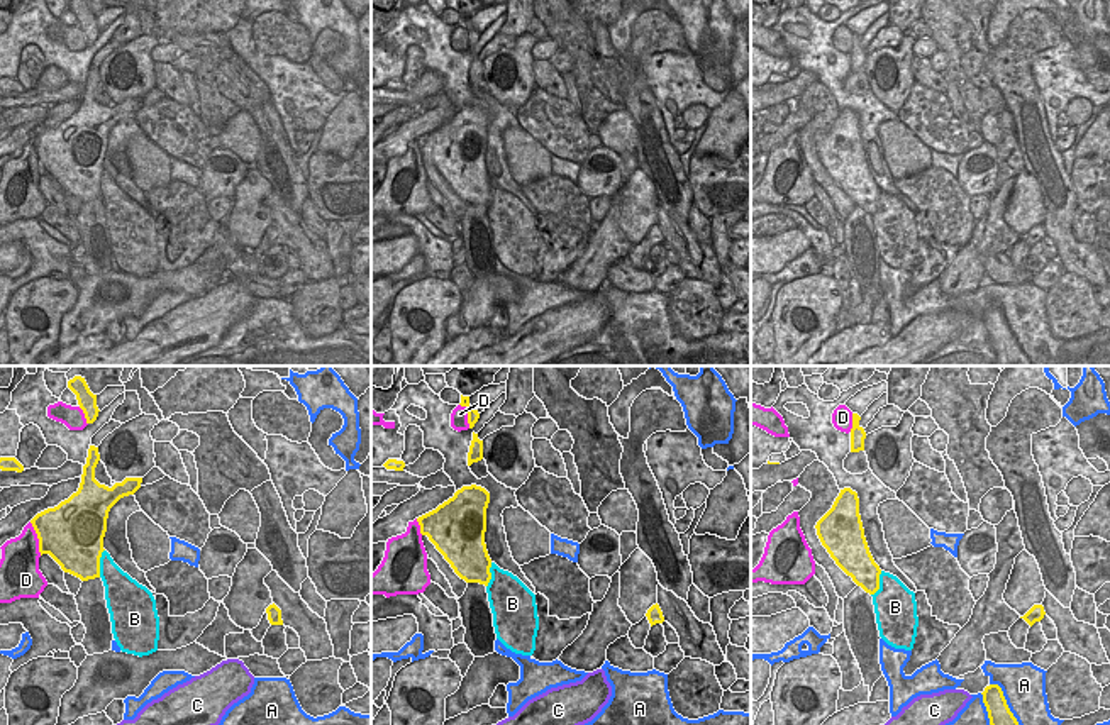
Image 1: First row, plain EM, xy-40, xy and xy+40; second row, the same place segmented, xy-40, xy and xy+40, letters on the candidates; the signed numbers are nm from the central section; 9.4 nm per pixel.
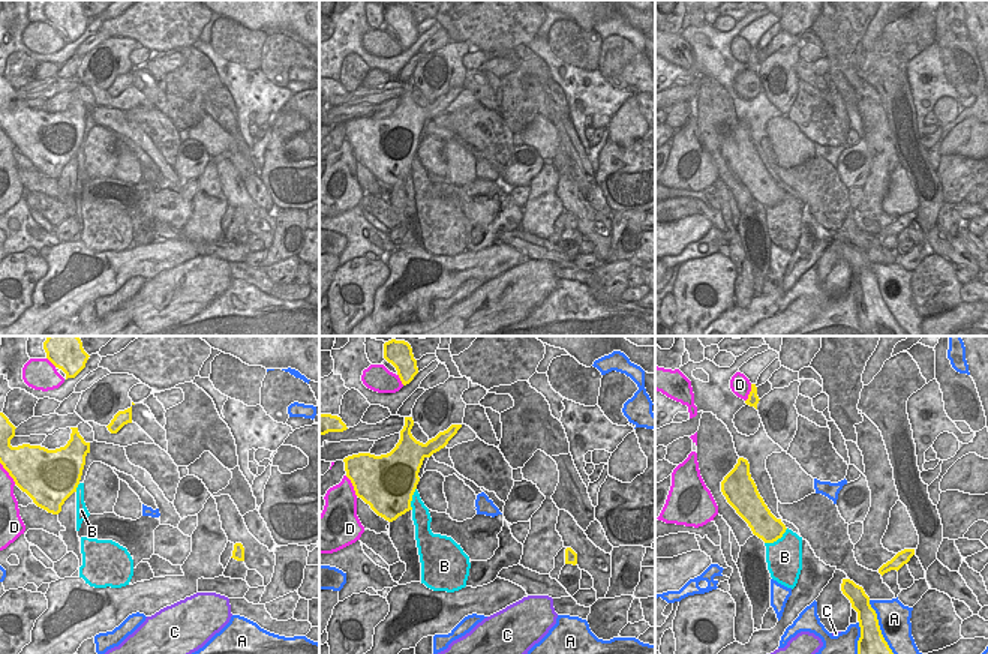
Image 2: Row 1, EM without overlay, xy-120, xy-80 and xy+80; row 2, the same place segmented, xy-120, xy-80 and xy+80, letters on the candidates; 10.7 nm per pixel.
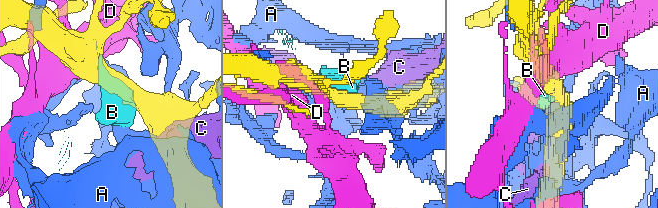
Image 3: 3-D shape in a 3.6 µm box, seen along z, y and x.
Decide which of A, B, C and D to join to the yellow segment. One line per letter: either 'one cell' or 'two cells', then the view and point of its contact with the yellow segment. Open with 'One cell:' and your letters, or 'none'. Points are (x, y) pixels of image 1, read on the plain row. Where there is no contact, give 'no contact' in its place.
One cell: none
A: two cells; meets yellow in xy+40 at (1010, 332)
B: two cells; meets yellow in xy-40 at (99, 183)
C: two cells; no contact
D: two cells; meets yellow in xy-40 at (38, 158)

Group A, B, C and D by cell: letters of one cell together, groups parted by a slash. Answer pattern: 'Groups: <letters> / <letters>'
Groups: A / B / C / D.

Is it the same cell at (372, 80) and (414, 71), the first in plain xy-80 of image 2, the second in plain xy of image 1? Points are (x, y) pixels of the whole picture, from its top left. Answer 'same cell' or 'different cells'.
different cells

